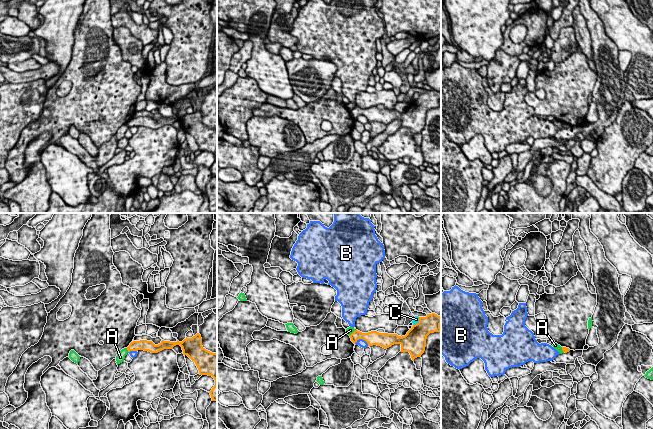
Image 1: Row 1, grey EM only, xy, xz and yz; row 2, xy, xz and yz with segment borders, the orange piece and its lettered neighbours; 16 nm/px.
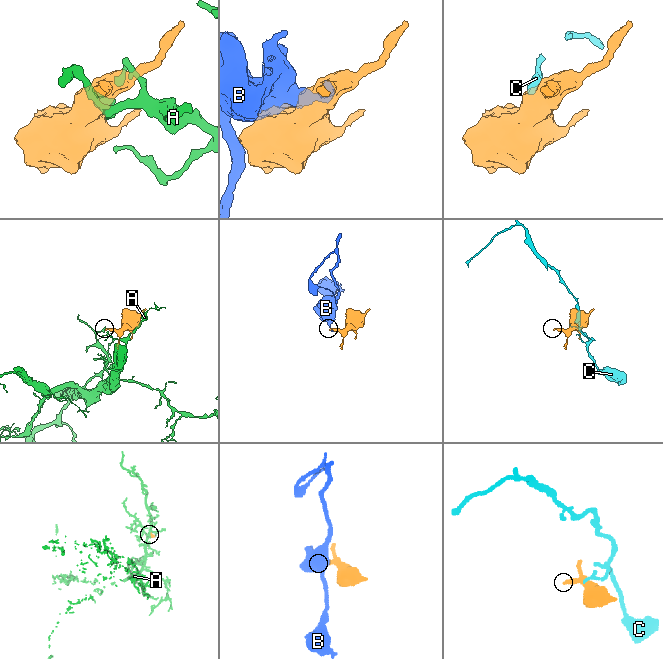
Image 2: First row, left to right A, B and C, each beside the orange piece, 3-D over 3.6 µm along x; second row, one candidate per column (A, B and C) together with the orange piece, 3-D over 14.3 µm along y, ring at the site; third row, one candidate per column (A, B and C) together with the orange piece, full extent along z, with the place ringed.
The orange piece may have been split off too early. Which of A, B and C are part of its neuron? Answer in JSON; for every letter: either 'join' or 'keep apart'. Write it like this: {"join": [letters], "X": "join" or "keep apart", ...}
{"join": [], "A": "keep apart", "B": "keep apart", "C": "keep apart"}

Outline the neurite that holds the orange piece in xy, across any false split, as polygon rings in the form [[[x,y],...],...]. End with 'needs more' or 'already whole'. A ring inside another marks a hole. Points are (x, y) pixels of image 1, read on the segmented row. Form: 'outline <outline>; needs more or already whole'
outline [[[199,333],[192,338],[186,337],[182,342],[178,340],[176,342],[162,340],[158,345],[147,340],[133,341],[127,347],[127,350],[128,352],[144,350],[158,353],[164,349],[173,349],[176,345],[180,345],[183,354],[195,362],[200,375],[208,375],[214,378],[215,385],[209,393],[212,401],[217,401],[217,353],[212,353],[202,346],[202,338]]]; already whole

